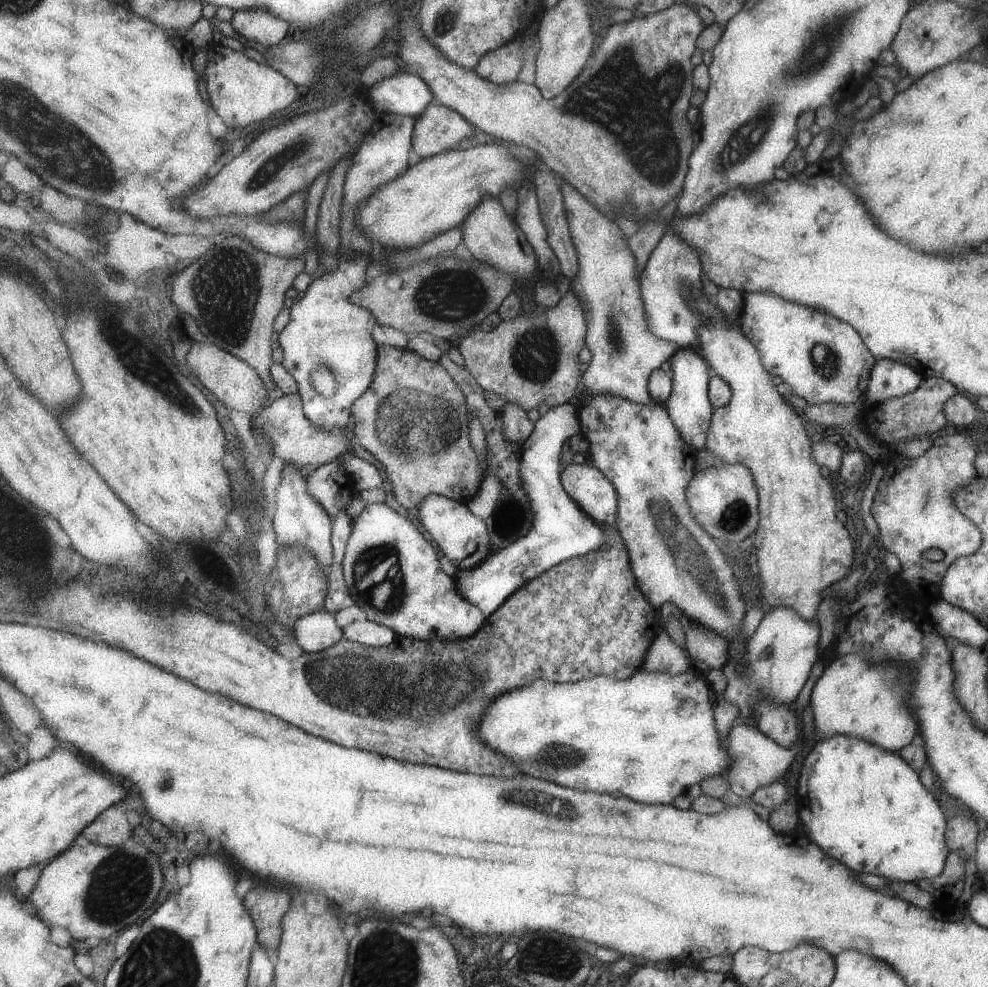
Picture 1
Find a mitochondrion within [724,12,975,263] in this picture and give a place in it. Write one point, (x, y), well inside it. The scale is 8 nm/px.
(824, 44)

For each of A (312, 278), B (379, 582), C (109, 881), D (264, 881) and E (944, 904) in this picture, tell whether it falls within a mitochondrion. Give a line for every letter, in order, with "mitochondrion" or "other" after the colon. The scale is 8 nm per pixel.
A: other
B: mitochondrion
C: mitochondrion
D: other
E: other

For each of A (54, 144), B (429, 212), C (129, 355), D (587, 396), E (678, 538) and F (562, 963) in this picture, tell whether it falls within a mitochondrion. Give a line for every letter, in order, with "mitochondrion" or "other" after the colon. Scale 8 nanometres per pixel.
A: mitochondrion
B: other
C: mitochondrion
D: other
E: mitochondrion
F: mitochondrion

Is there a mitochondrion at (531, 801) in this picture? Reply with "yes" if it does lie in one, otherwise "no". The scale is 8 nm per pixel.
yes

